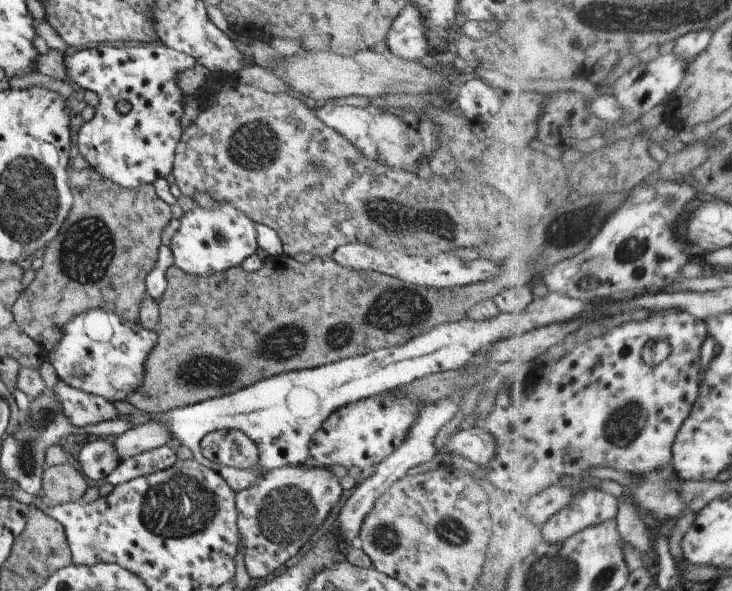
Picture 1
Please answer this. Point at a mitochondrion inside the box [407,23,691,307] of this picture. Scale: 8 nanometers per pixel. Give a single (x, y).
(567, 233)

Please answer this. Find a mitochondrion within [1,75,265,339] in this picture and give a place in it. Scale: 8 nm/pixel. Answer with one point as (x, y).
(86, 252)

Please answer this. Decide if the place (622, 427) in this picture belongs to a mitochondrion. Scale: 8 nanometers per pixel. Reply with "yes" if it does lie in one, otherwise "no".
yes

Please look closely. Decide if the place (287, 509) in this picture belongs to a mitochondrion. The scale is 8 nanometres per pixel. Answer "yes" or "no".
yes

